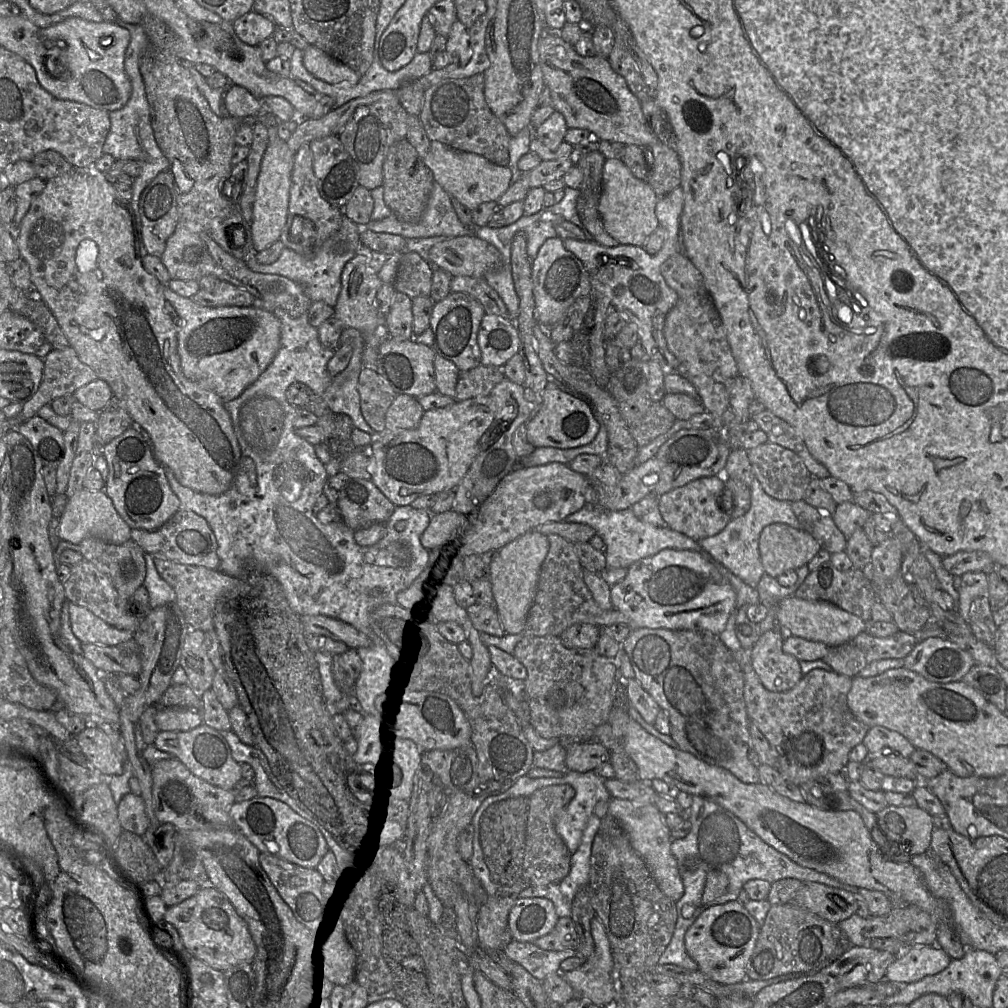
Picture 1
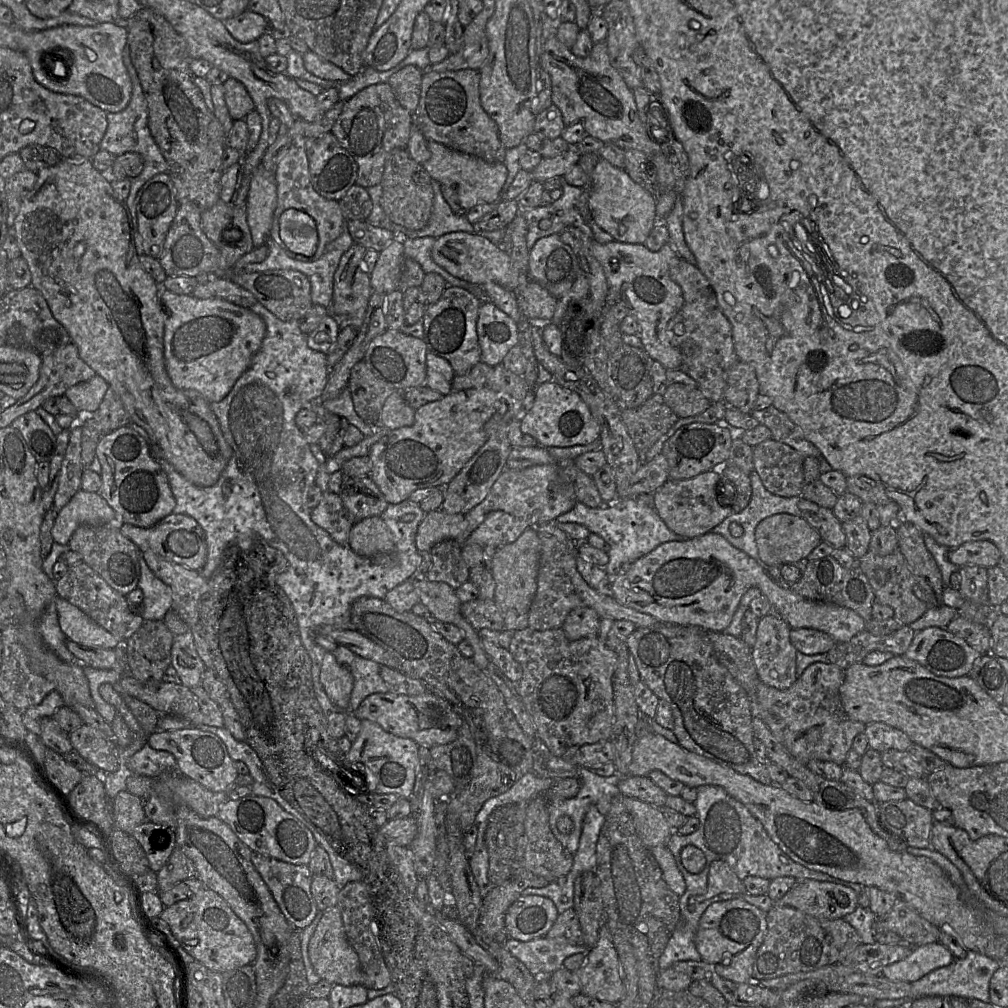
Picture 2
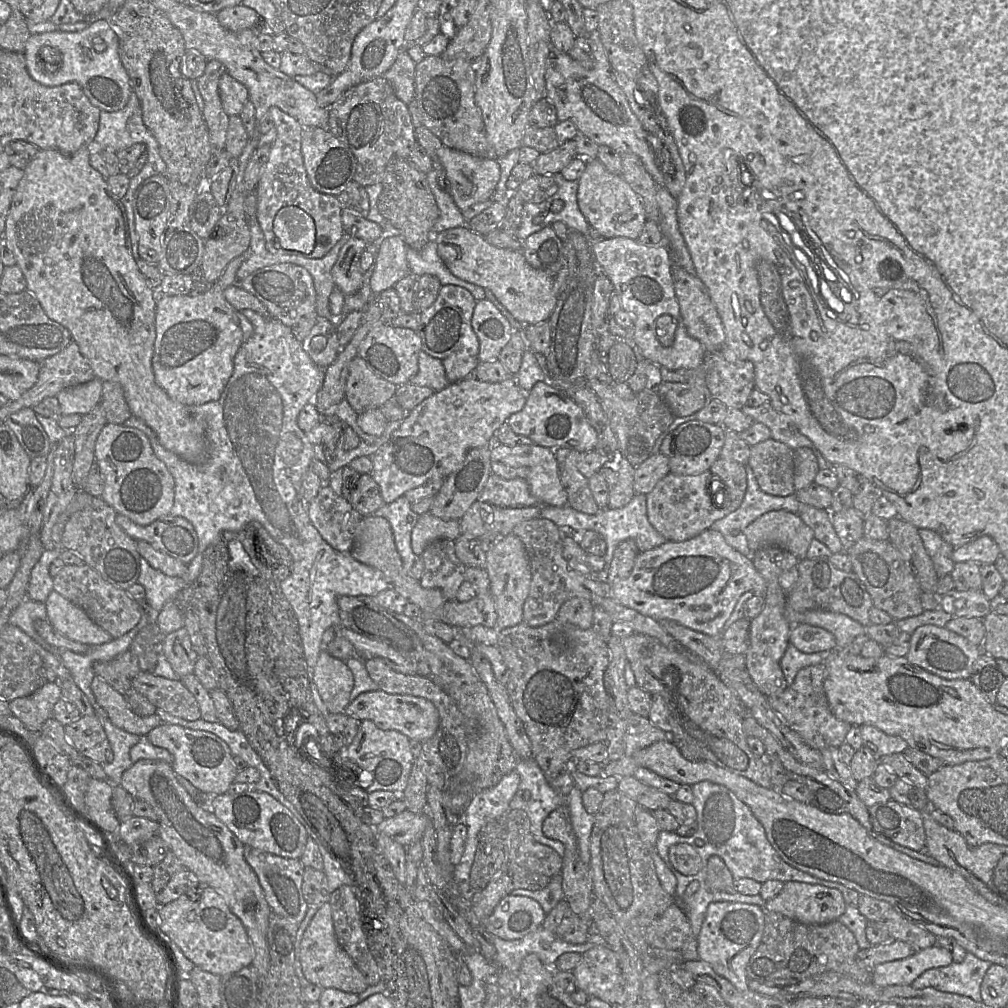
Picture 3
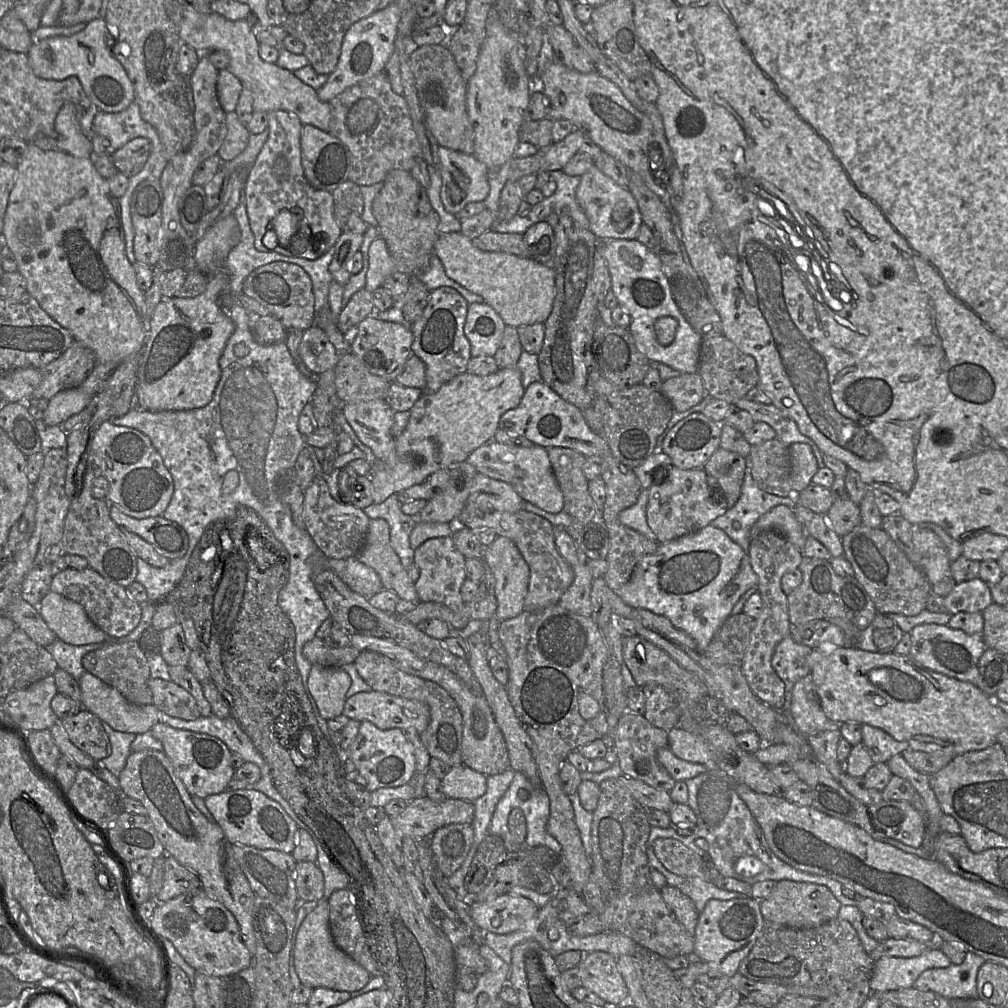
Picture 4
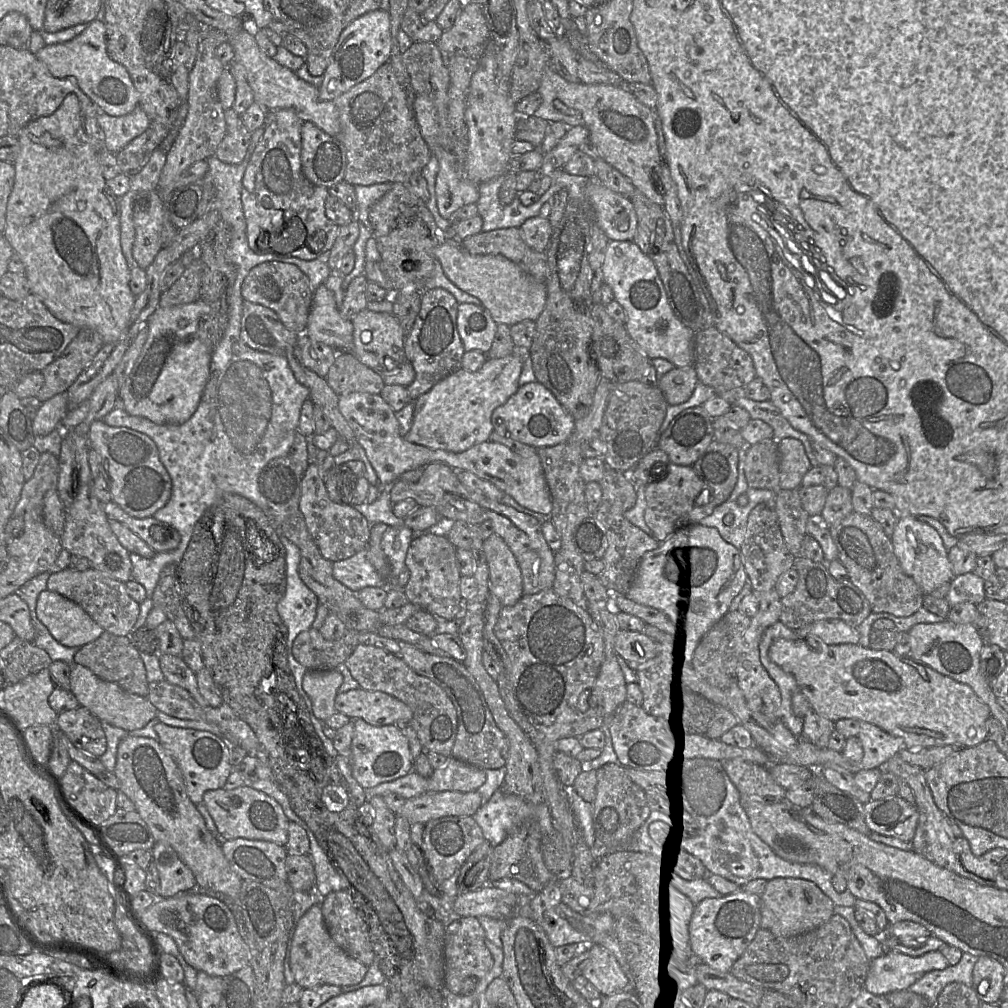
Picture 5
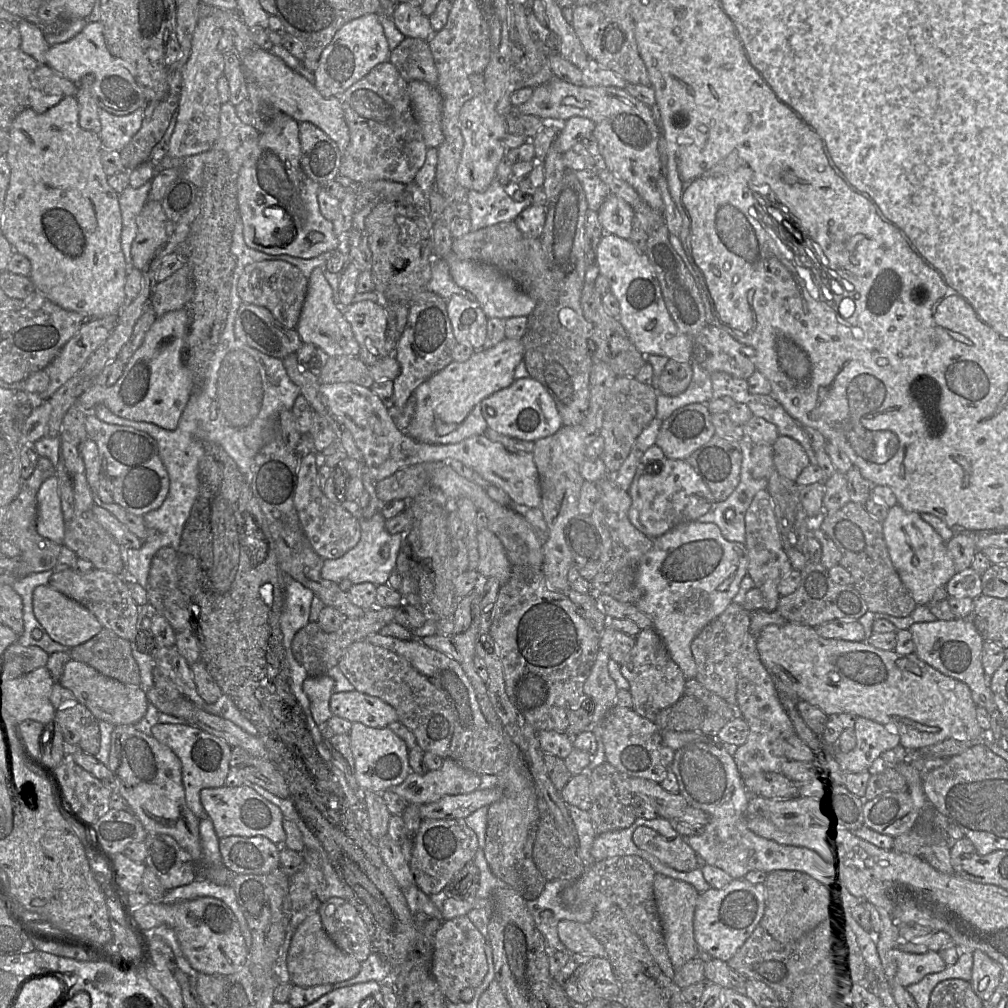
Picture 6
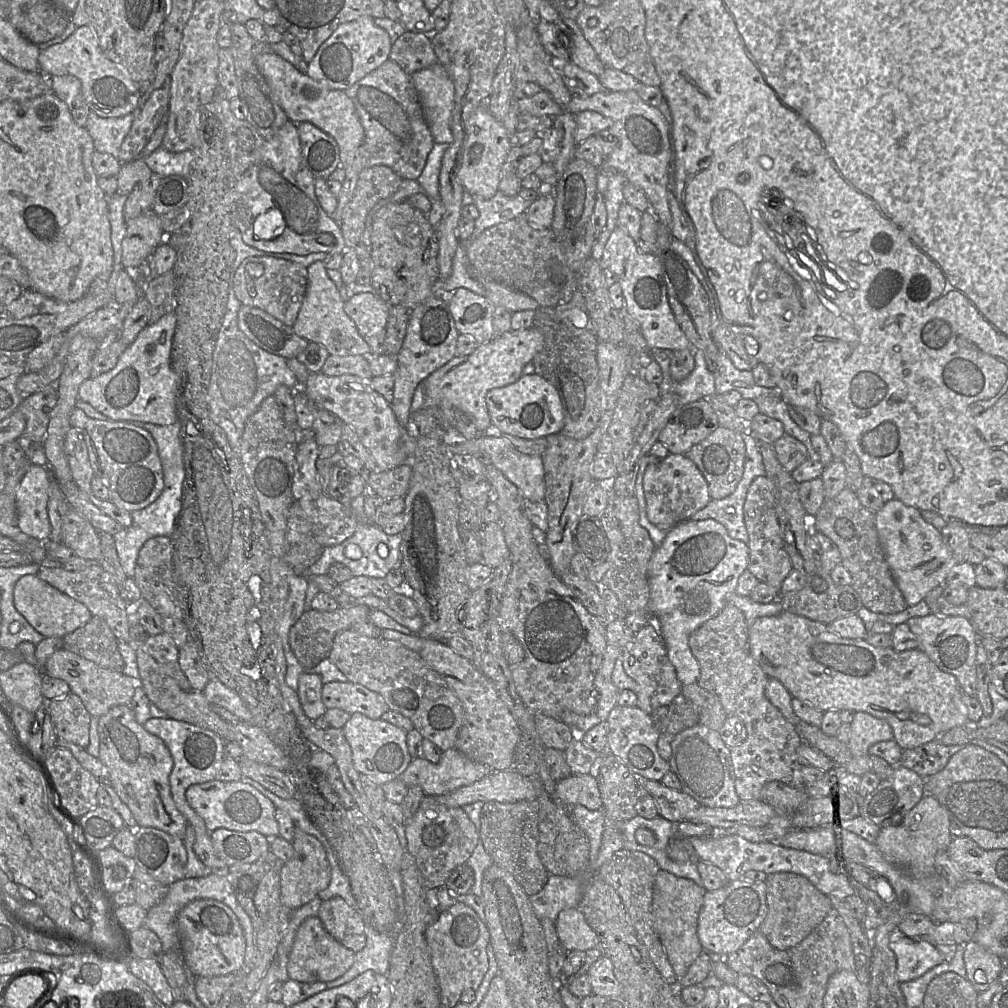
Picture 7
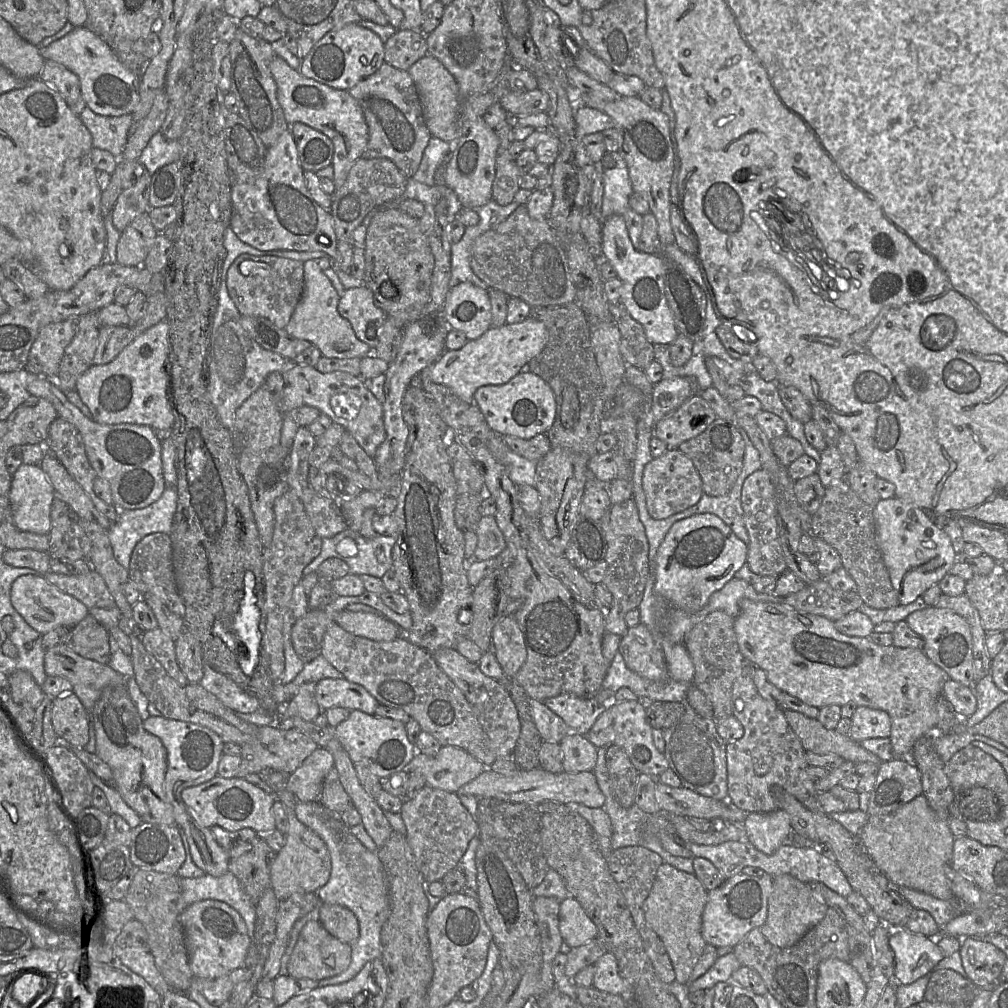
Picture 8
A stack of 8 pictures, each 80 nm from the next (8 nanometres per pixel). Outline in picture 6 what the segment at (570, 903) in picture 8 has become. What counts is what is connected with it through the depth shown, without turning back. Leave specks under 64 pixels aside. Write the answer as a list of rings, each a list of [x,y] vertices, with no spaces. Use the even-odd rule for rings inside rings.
[[[561,920],[558,923],[558,935],[565,950],[595,958],[607,958],[602,944],[588,930],[586,924],[572,920]]]

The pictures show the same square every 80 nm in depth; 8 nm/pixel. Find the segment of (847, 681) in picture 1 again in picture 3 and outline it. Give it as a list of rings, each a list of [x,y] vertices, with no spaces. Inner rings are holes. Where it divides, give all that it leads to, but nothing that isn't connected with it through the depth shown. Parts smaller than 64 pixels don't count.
[[[823,663],[808,666],[799,671],[793,684],[780,695],[767,697],[771,708],[779,714],[786,725],[807,745],[818,751],[829,747],[840,748],[852,728],[852,725],[838,720],[831,712],[824,690],[825,677],[826,667]]]

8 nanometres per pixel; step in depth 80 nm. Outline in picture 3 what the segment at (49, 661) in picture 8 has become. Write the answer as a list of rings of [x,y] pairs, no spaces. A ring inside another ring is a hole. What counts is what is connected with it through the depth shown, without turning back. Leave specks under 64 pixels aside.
[[[98,676],[92,680],[91,690],[96,702],[105,711],[107,718],[122,730],[145,736],[162,723],[157,713],[145,717],[135,714],[123,696]]]

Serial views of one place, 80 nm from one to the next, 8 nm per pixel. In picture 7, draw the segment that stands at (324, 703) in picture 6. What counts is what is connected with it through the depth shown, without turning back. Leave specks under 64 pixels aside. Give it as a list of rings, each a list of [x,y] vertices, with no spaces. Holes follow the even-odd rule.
[[[304,672],[299,677],[296,693],[302,710],[312,721],[324,716],[327,710],[322,701],[323,684],[318,674]]]

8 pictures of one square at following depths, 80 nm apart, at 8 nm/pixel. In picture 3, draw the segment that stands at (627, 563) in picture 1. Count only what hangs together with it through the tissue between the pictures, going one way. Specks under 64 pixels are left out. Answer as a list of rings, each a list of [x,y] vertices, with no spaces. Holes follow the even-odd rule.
[[[636,494],[633,499],[624,507],[618,509],[604,508],[596,514],[586,514],[571,508],[568,504],[564,507],[544,506],[541,510],[541,518],[553,521],[558,527],[571,527],[577,533],[588,530],[596,531],[603,536],[607,543],[607,551],[604,559],[609,567],[614,551],[617,546],[627,540],[635,541],[639,552],[643,553],[657,546],[662,545],[667,540],[650,524],[647,515],[647,495]]]

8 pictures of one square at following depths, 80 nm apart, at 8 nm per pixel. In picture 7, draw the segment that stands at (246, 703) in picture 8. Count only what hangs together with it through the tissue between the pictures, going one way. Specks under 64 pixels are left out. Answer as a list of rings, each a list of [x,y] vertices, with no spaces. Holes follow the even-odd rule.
[[[210,678],[203,693],[211,705],[221,706],[239,719],[252,722],[252,715],[242,698],[219,680]]]

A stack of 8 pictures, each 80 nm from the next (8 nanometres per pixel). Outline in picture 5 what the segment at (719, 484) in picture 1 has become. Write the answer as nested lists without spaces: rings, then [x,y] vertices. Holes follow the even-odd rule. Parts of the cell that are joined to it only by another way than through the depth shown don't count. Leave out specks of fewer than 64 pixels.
[[[669,462],[665,474],[664,480],[645,485],[644,521],[658,542],[663,542],[684,529],[703,525],[703,520],[710,516],[717,506],[712,489],[697,475],[692,466]]]

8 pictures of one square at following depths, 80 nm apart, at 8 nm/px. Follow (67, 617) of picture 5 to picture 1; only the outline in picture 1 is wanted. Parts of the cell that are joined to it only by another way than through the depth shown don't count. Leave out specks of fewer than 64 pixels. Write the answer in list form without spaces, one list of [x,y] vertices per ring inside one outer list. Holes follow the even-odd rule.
[[[70,604],[68,613],[71,630],[82,644],[114,646],[133,638],[132,631],[114,628],[80,606]]]

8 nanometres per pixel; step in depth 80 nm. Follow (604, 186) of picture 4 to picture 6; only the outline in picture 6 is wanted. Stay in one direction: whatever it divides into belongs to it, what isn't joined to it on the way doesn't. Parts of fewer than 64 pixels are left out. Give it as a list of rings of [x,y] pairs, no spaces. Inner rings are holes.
[[[612,193],[606,197],[598,210],[603,231],[627,240],[631,238],[634,215],[633,207]]]

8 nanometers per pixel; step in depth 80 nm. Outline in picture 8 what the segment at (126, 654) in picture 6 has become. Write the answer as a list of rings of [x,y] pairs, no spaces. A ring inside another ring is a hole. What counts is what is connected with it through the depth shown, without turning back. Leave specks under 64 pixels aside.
[[[88,614],[69,629],[64,644],[84,658],[107,665],[111,657],[109,636],[109,630]]]

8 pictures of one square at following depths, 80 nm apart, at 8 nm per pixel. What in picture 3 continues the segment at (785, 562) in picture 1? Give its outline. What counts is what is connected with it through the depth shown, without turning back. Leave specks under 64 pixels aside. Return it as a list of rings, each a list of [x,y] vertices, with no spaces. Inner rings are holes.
[[[786,510],[767,512],[748,525],[745,530],[752,551],[765,546],[778,546],[799,560],[806,558],[813,530],[798,514]]]

